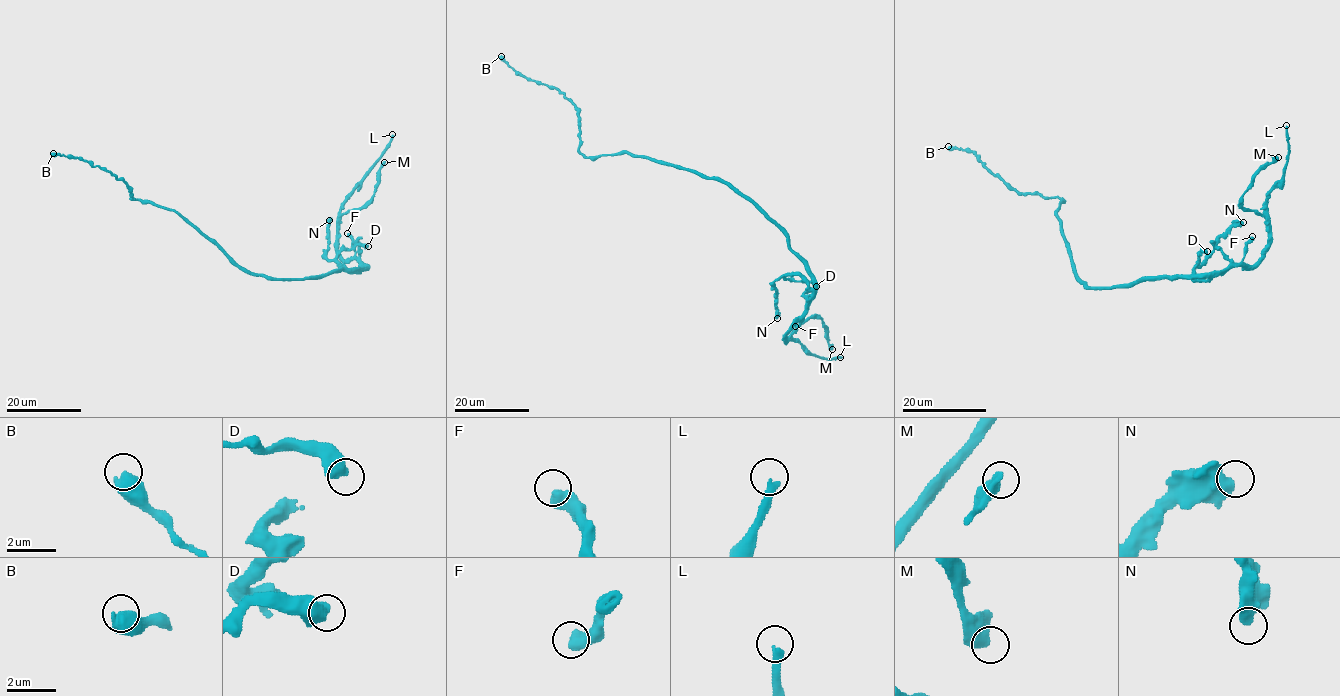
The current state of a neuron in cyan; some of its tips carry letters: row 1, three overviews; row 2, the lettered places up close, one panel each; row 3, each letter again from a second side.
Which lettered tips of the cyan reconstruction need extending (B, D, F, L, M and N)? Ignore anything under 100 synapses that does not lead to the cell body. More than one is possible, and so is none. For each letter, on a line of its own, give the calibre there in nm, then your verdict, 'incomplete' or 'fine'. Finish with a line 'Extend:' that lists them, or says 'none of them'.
B: calibre 700 nm; fine
D: calibre 550 nm; fine
F: calibre 600 nm; fine
L: calibre 320 nm; incomplete
M: calibre 600 nm; fine
N: calibre 550 nm; fine
Extend: L

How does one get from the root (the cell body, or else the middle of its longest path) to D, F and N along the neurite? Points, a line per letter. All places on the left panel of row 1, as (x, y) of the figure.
D: (282, 278), (321, 278), (339, 270), (366, 269), (348, 271), (337, 256), (357, 245), (368, 246)
F: (282, 278), (321, 278), (339, 270), (363, 269), (366, 267), (355, 255), (353, 239), (347, 233)
N: (282, 278), (321, 278), (339, 270), (366, 269), (345, 271), (327, 257), (329, 220)

